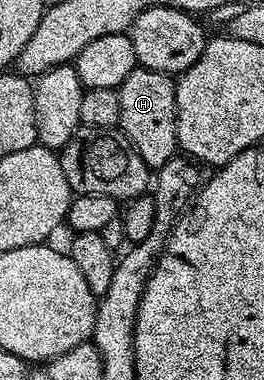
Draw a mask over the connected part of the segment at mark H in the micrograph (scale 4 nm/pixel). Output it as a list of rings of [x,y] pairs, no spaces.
[[[144,67],[132,69],[128,78],[119,86],[120,131],[130,139],[130,145],[144,158],[146,167],[157,170],[164,166],[179,151],[176,134],[176,90],[175,81],[167,73],[148,70]]]

